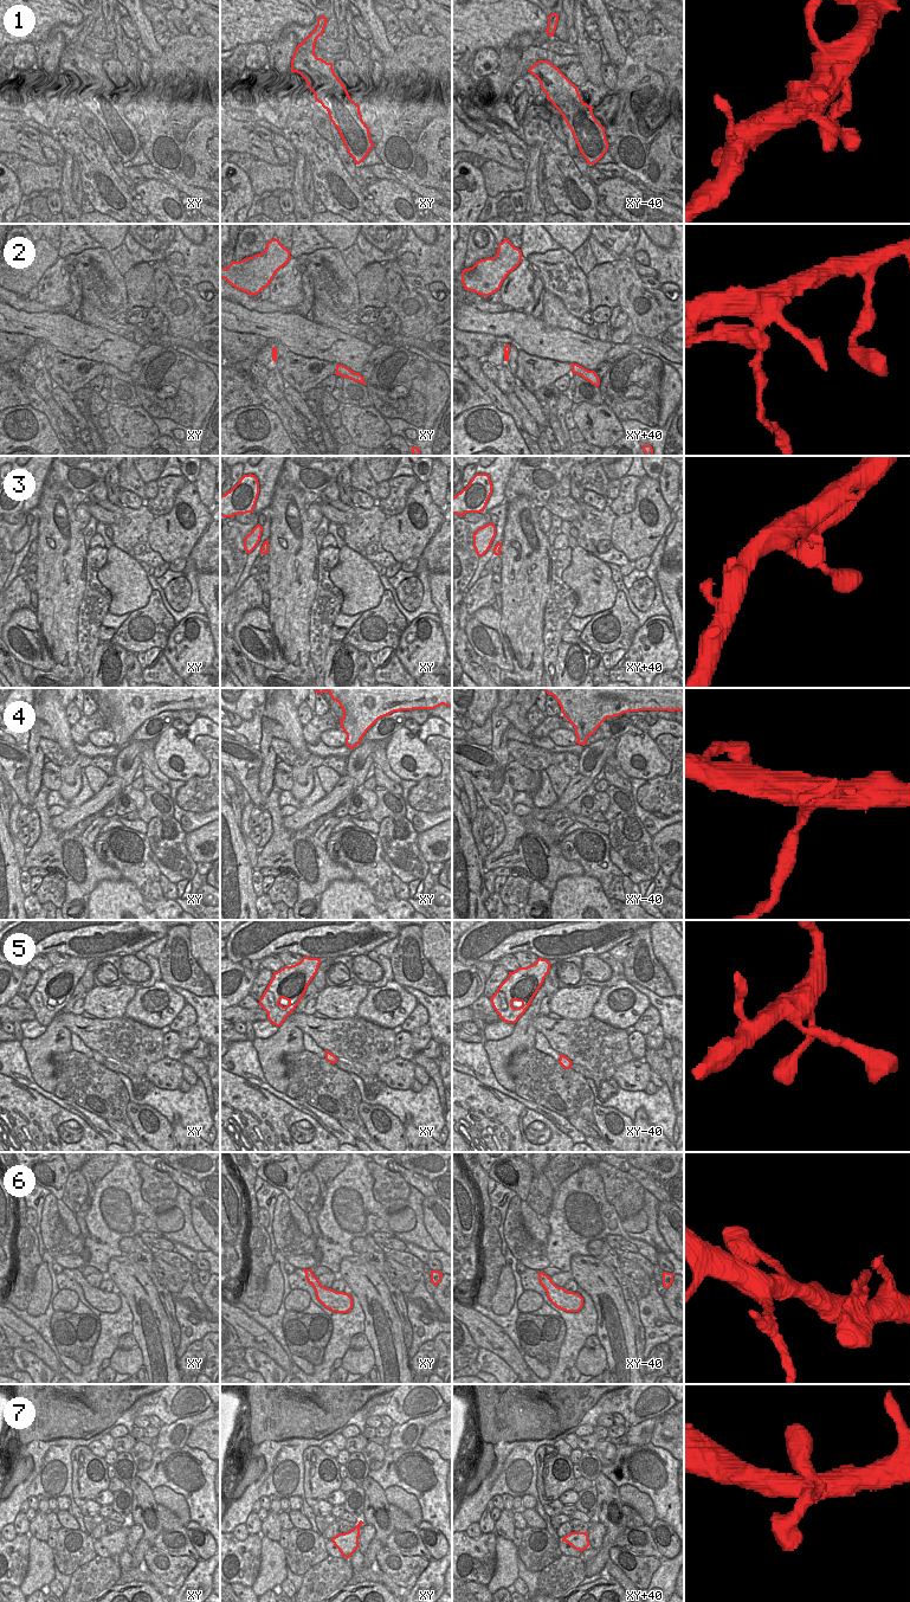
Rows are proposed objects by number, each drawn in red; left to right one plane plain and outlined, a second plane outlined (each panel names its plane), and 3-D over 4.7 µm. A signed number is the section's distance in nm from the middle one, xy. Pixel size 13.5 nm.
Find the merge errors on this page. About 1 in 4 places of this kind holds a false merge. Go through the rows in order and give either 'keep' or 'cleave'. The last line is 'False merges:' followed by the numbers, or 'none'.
1: keep
2: cleave
3: keep
4: cleave
5: keep
6: keep
7: keep
False merges: 2, 4

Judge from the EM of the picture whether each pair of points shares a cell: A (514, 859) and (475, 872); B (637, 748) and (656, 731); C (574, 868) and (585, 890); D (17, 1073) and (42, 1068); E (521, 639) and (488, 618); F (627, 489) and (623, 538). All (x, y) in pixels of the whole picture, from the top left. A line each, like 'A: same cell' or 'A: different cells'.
A: different cells
B: different cells
C: different cells
D: different cells
E: different cells
F: different cells

